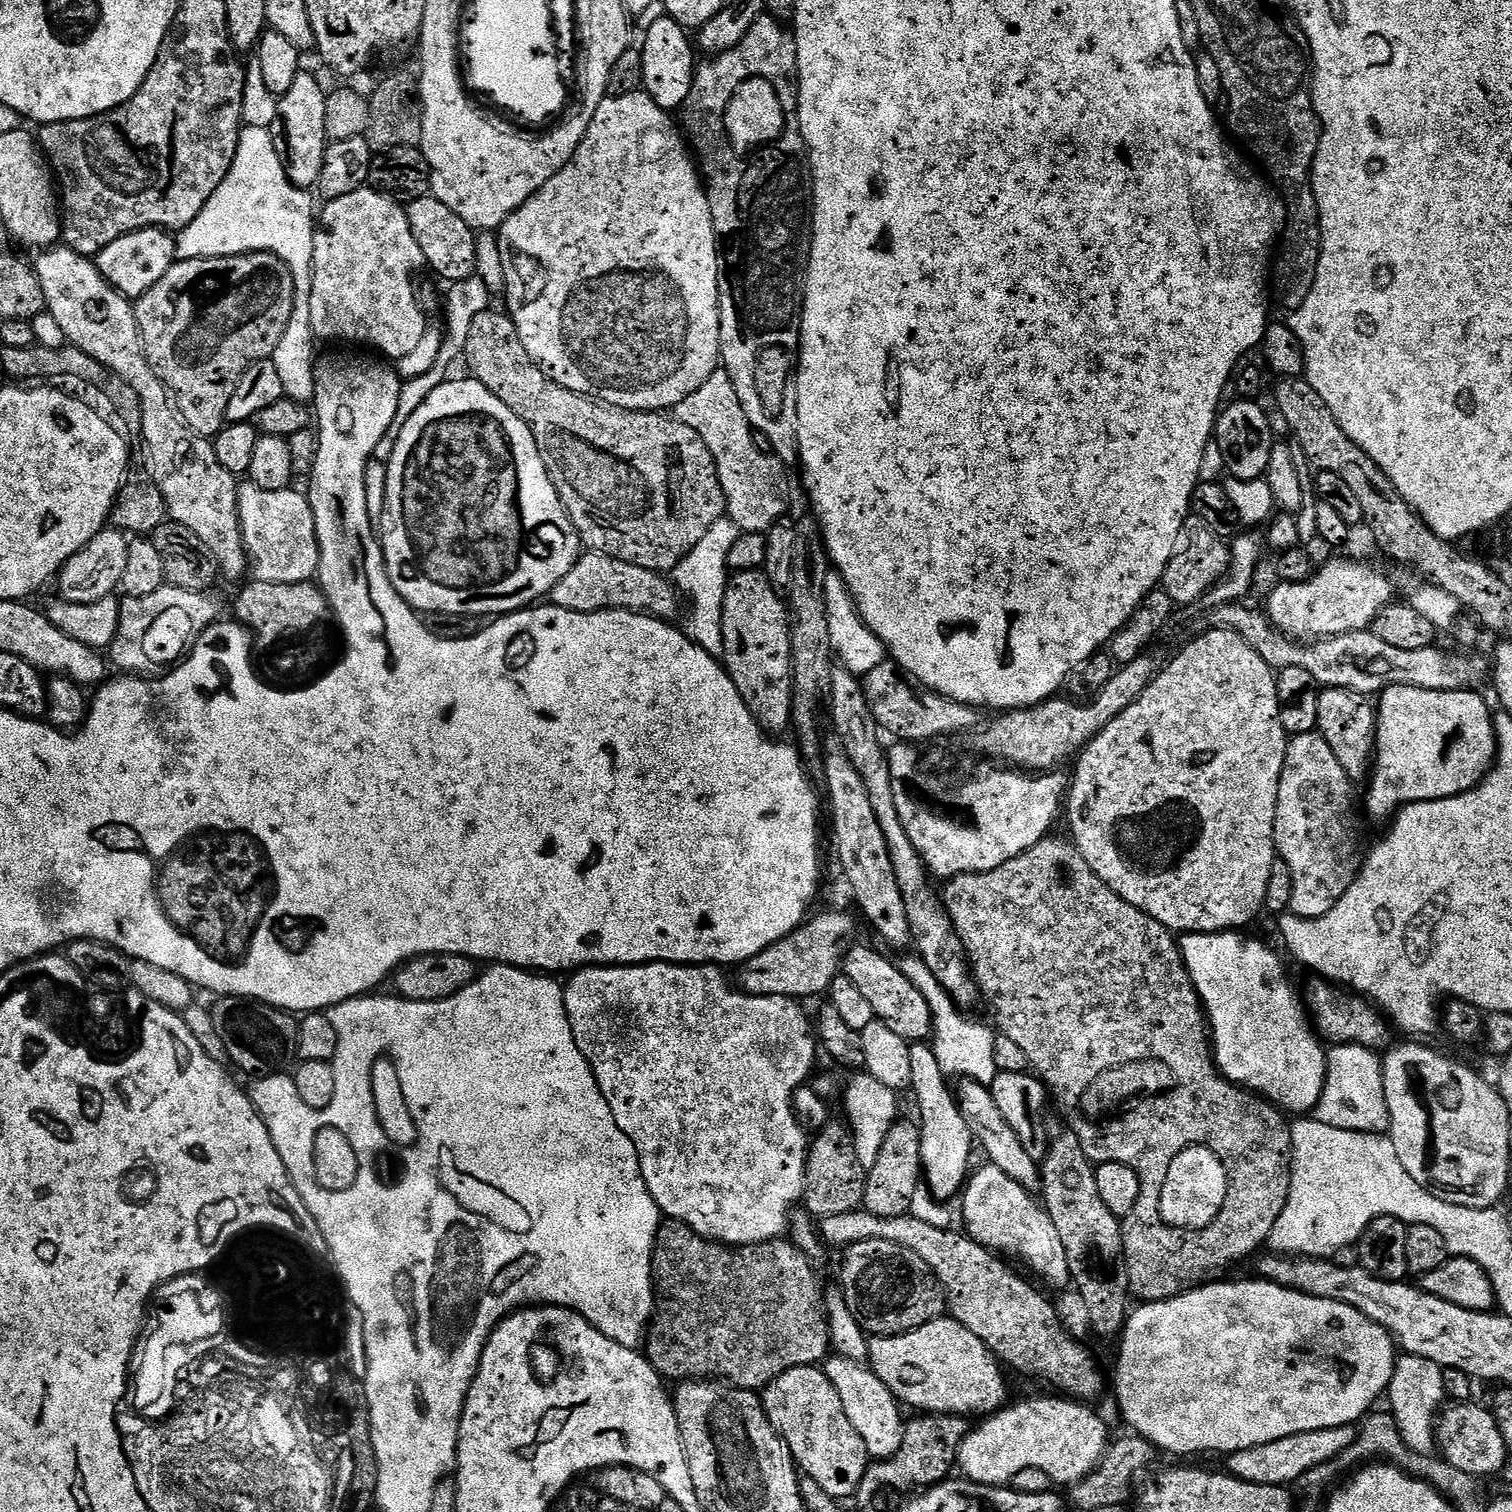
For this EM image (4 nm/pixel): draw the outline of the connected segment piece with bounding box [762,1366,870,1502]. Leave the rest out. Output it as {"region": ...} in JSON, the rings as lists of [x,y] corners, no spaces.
{"region":[[[819,1367],[791,1368],[771,1380],[762,1389],[762,1403],[766,1418],[770,1420],[770,1426],[774,1426],[777,1434],[784,1439],[784,1444],[790,1450],[792,1459],[796,1461],[797,1469],[807,1479],[814,1481],[826,1495],[833,1501],[841,1502],[847,1498],[855,1497],[856,1488],[864,1477],[864,1469],[870,1463],[870,1457],[866,1446],[855,1432],[852,1431],[850,1422],[842,1410],[832,1385],[828,1383],[823,1371]]]}

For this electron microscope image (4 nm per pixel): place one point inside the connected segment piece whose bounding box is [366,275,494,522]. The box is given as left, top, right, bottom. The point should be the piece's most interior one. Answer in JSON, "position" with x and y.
{"position":[467,298]}

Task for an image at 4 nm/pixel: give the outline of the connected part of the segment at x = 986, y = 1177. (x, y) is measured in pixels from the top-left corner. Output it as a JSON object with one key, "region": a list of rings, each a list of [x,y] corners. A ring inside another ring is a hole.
{"region":[[[985,1163],[983,1167],[969,1175],[962,1189],[963,1227],[967,1235],[986,1249],[997,1254],[1005,1252],[1021,1260],[1045,1284],[1045,1289],[1069,1287],[1072,1275],[1066,1262],[1066,1248],[1062,1246],[1062,1238],[1058,1238],[1058,1230],[1054,1230],[1054,1222],[1050,1222],[1041,1201],[1029,1189],[1018,1186],[1014,1178],[1002,1174],[998,1166]]]}

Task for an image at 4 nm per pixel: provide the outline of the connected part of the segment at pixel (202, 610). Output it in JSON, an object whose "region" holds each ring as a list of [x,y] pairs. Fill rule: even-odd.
{"region":[[[165,586],[154,590],[154,594],[145,596],[125,595],[120,600],[120,621],[112,643],[106,649],[106,656],[113,665],[120,667],[124,674],[139,674],[144,678],[152,678],[180,663],[189,651],[190,645],[208,629],[217,623],[216,604],[208,592],[191,592]]]}

